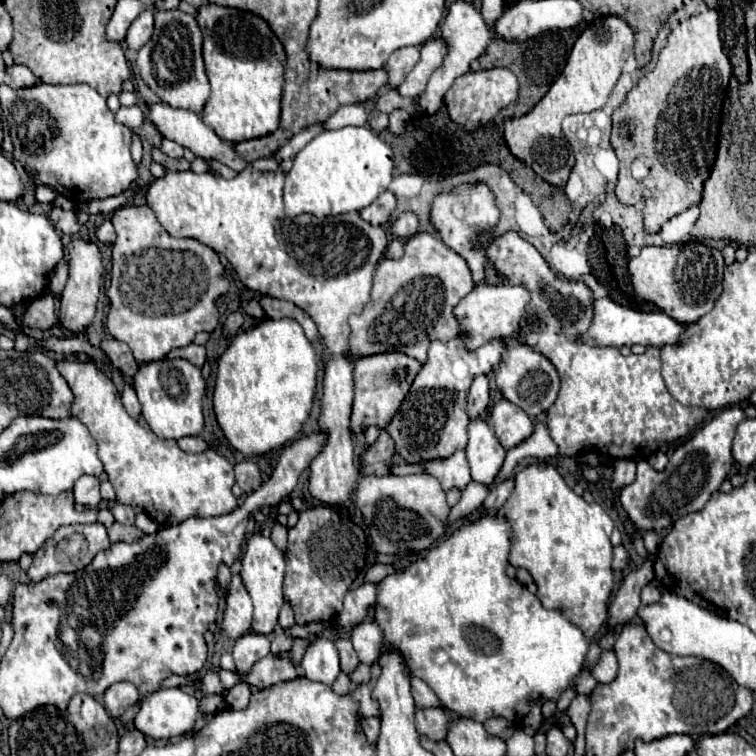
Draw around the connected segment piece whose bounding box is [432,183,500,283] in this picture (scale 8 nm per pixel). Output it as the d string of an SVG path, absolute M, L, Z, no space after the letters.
M484 183L460 185L454 191L436 195L436 199L434 199L432 223L440 231L442 241L452 251L456 251L460 257L466 259L476 283L480 283L484 279L484 267L486 267L484 249L476 249L476 245L474 245L476 243L476 235L478 235L480 229L492 229L498 223L498 217L500 217L500 213L498 213L496 203L494 203L494 193Z

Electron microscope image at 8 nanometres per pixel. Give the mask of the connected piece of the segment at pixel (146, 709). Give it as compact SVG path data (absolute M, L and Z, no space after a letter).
M160 689L142 697L134 725L152 739L170 739L188 733L198 717L196 697L182 689Z

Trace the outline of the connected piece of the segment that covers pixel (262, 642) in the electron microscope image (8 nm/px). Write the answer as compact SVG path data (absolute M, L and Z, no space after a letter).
M248 632L236 639L232 657L240 673L248 673L256 661L270 653L271 640L266 635Z

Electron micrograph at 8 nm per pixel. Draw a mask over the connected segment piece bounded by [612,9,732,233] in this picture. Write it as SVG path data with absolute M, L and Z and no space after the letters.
M714 9L702 11L700 15L690 17L682 25L674 27L668 35L668 43L662 49L658 63L652 71L648 71L638 85L626 95L624 105L614 109L614 125L612 125L612 149L620 159L620 175L616 183L616 197L622 203L636 203L638 199L646 201L644 209L644 229L648 233L656 233L668 219L676 213L686 211L694 203L698 205L702 199L704 181L708 179L708 165L704 159L704 145L710 143L706 113L704 113L704 89L710 89L710 79L722 77L722 89L728 89L732 77L732 65L728 55L724 53L720 41L720 21Z

